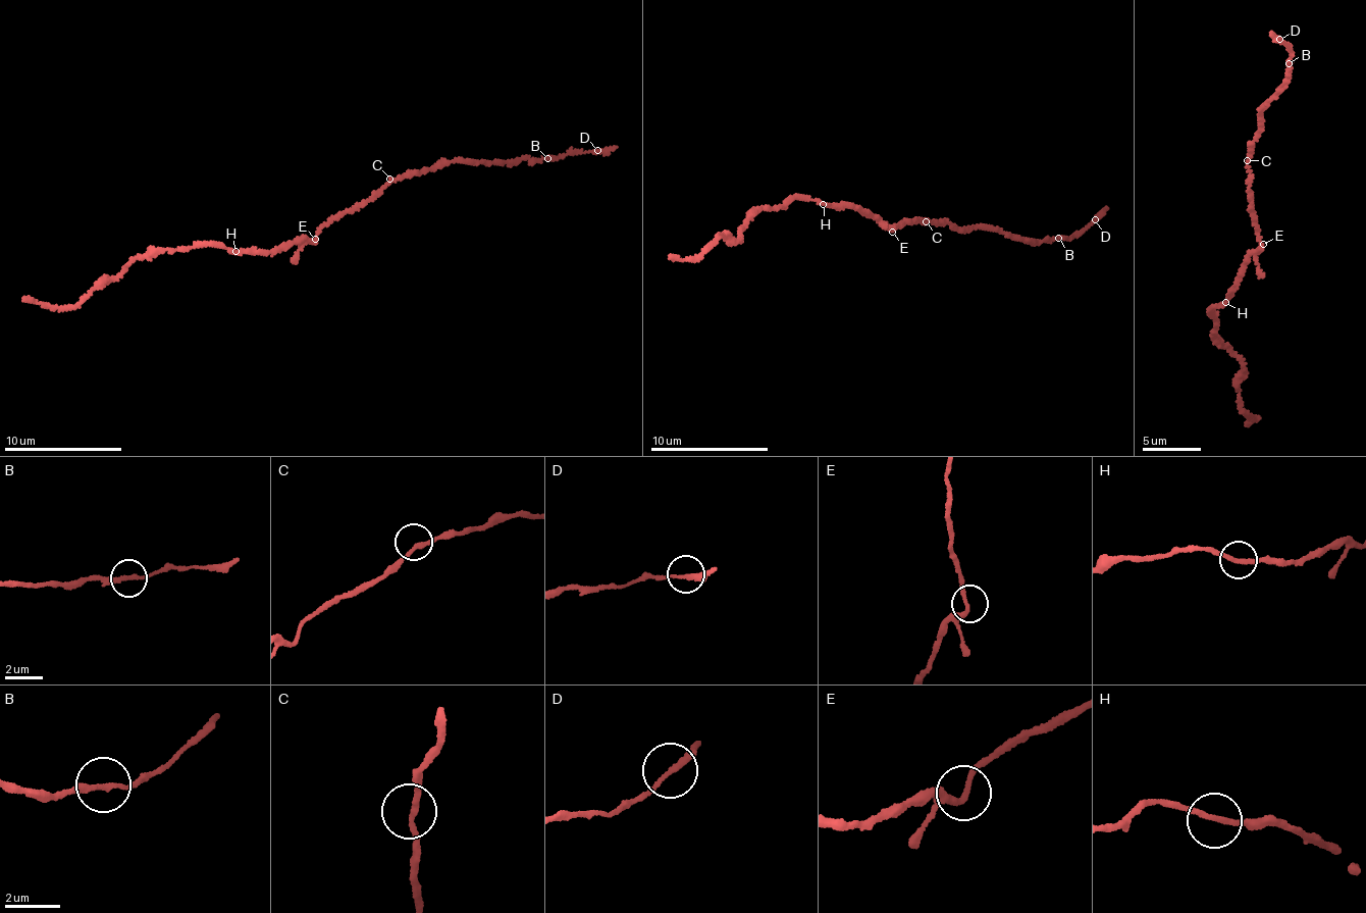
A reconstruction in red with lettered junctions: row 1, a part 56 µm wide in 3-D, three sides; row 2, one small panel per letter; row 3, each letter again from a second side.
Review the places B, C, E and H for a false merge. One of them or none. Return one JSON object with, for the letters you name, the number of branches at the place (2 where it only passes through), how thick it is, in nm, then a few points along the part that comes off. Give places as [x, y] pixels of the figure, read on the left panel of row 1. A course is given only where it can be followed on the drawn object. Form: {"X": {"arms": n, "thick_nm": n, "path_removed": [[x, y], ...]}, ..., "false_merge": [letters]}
{"B": {"arms": 2, "thick_nm": 190, "path_removed": [[547, 159], [617, 147]]}, "false_merge": ["B"]}

